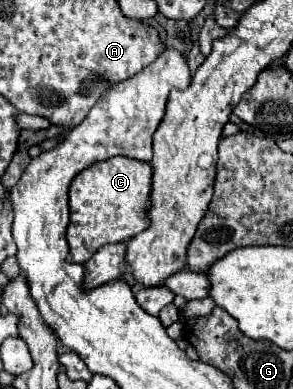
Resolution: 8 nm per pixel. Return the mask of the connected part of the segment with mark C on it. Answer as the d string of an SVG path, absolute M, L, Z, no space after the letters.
M111 157L107 161L99 161L85 171L81 171L75 181L71 183L69 189L69 207L71 207L71 223L67 227L67 241L69 245L69 255L71 261L75 263L85 263L91 259L97 249L109 243L123 243L141 233L143 229L149 227L151 219L147 217L147 209L151 207L151 165L143 161L135 161L129 157Z

